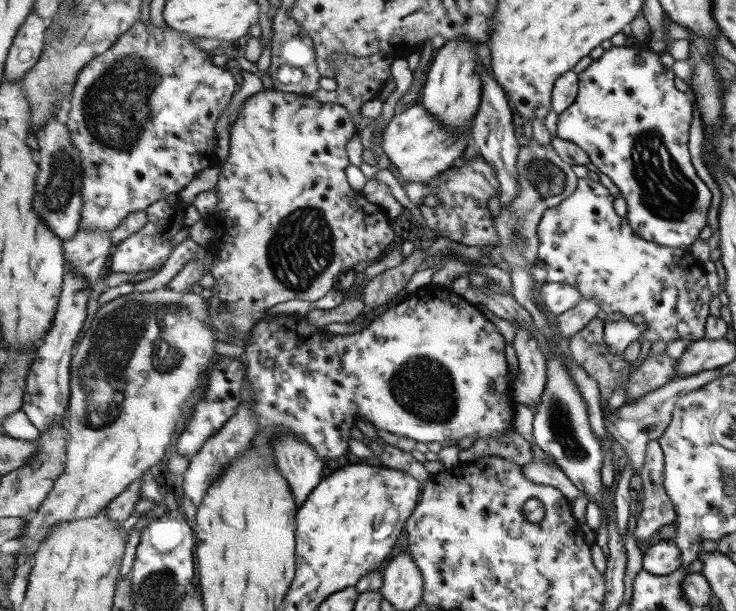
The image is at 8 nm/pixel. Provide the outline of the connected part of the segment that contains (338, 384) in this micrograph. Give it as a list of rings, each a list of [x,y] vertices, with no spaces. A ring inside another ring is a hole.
[[[422,288],[417,292],[410,293],[407,299],[386,310],[385,314],[376,317],[372,323],[363,329],[362,332],[352,335],[336,334],[332,337],[326,336],[324,328],[312,325],[304,316],[292,314],[272,314],[262,319],[253,329],[247,344],[248,353],[248,381],[251,390],[255,392],[255,406],[253,410],[259,414],[261,430],[254,440],[255,450],[259,450],[267,460],[275,460],[278,464],[277,453],[274,449],[274,437],[282,437],[288,433],[298,433],[304,441],[314,446],[321,458],[327,460],[336,459],[350,453],[350,433],[352,427],[356,426],[356,417],[362,416],[369,420],[381,430],[390,431],[400,436],[408,436],[416,441],[425,442],[430,445],[432,442],[446,442],[446,440],[462,440],[462,438],[496,438],[502,440],[504,436],[512,436],[512,432],[518,430],[516,426],[516,405],[513,391],[514,380],[510,379],[510,362],[506,358],[508,338],[500,332],[500,328],[490,321],[477,304],[466,299],[456,292],[448,290],[426,290]]]

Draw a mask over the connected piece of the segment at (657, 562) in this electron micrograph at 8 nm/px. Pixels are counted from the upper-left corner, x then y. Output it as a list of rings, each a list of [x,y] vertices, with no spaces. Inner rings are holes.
[[[660,540],[643,554],[643,568],[656,575],[668,575],[680,566],[681,552],[672,540]]]

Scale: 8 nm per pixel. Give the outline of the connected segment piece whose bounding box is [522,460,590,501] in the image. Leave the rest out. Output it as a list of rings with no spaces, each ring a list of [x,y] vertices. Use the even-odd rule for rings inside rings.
[[[540,460],[522,467],[524,467],[524,471],[526,471],[528,478],[534,480],[534,482],[538,484],[546,484],[548,486],[556,486],[556,488],[560,488],[560,490],[566,493],[566,496],[568,496],[571,501],[580,498],[580,496],[584,496],[590,501],[588,494],[580,492],[580,490],[578,490],[578,485],[574,484],[574,481],[561,467],[546,464]]]

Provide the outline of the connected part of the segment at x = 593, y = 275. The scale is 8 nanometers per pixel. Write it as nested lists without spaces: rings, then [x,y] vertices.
[[[595,176],[580,178],[576,193],[560,206],[546,211],[540,223],[540,262],[550,272],[549,282],[578,286],[582,297],[598,299],[604,312],[621,312],[628,320],[632,320],[635,314],[642,314],[643,323],[648,324],[648,328],[638,338],[640,346],[645,339],[651,344],[658,340],[668,344],[678,338],[696,341],[705,338],[710,312],[708,304],[713,295],[699,260],[685,248],[662,246],[640,237],[629,220],[616,214],[612,194]]]

